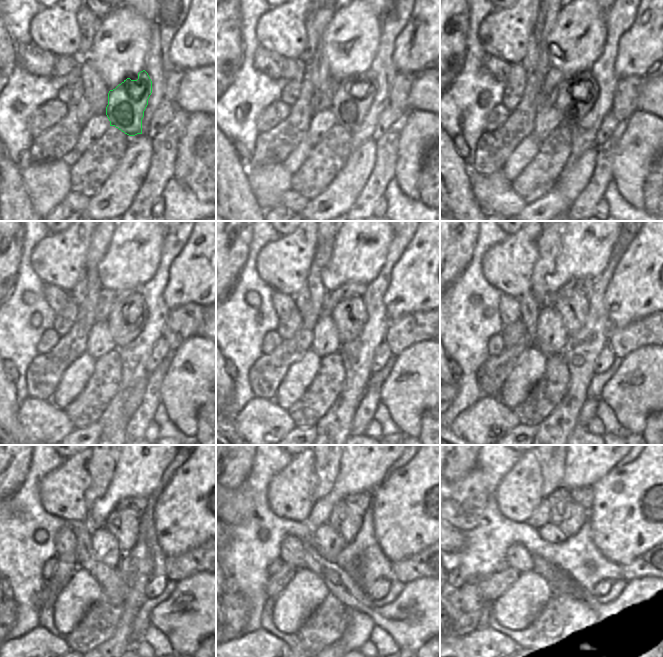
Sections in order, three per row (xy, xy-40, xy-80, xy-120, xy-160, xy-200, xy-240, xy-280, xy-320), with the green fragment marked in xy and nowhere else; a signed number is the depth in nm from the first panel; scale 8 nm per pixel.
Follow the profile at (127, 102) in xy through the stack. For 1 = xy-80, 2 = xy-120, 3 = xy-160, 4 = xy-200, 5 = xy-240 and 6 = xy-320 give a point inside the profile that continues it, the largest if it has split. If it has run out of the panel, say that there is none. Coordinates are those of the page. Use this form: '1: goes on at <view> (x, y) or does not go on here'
1: goes on at xy-80 (575, 98)
2: goes on at xy-120 (126, 320)
3: goes on at xy-160 (349, 315)
4: goes on at xy-200 (573, 308)
5: goes on at xy-240 (123, 524)
6: goes on at xy-320 (565, 513)

